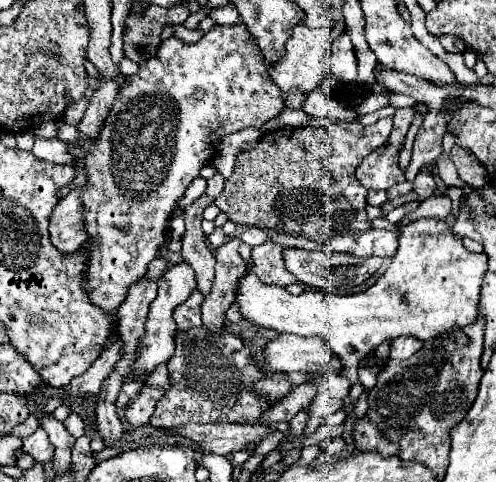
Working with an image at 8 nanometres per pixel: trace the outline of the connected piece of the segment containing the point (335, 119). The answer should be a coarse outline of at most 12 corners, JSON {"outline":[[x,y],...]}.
{"outline":[[324,83],[308,95],[302,109],[337,124],[348,120],[348,107],[324,93]]}

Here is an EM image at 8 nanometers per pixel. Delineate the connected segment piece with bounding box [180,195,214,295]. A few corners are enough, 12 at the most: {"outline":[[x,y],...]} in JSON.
{"outline":[[202,195],[182,217],[186,239],[182,257],[196,271],[198,289],[208,295],[214,277],[214,253],[202,231]]}

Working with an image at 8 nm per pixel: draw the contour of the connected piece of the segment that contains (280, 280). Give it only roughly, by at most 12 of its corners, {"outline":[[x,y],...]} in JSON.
{"outline":[[266,241],[252,249],[254,273],[286,287],[296,277],[284,267],[282,247]]}

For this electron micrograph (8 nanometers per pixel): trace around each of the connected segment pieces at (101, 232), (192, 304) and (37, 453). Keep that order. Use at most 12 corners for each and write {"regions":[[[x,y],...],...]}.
{"regions":[[[242,25],[166,39],[80,135],[116,313],[224,135],[284,109]],[[194,289],[188,301],[174,309],[178,329],[202,325],[204,295]],[[44,429],[26,437],[22,449],[36,461],[48,463],[54,445]]]}

